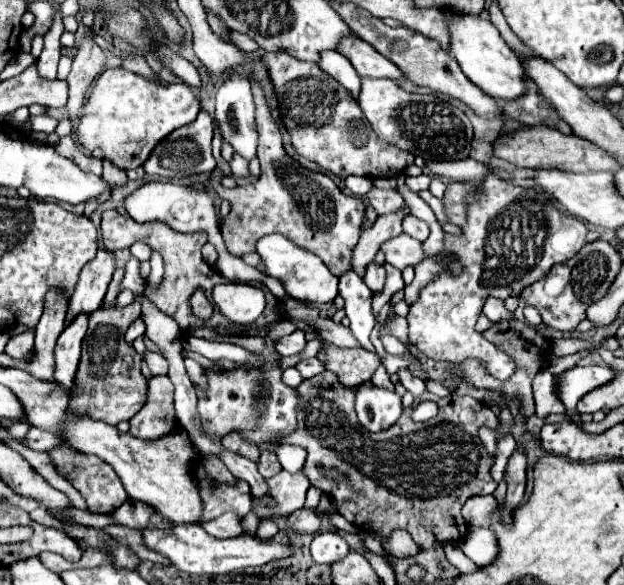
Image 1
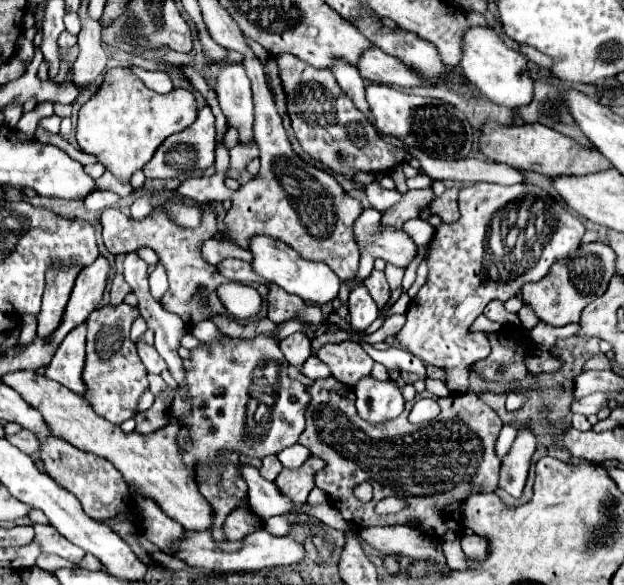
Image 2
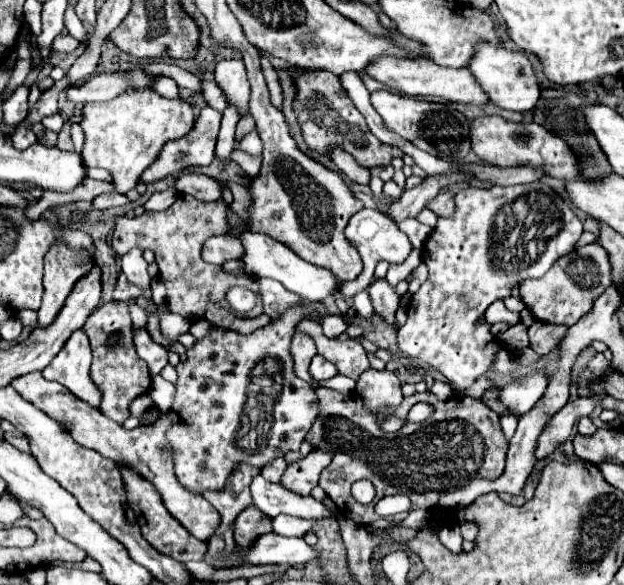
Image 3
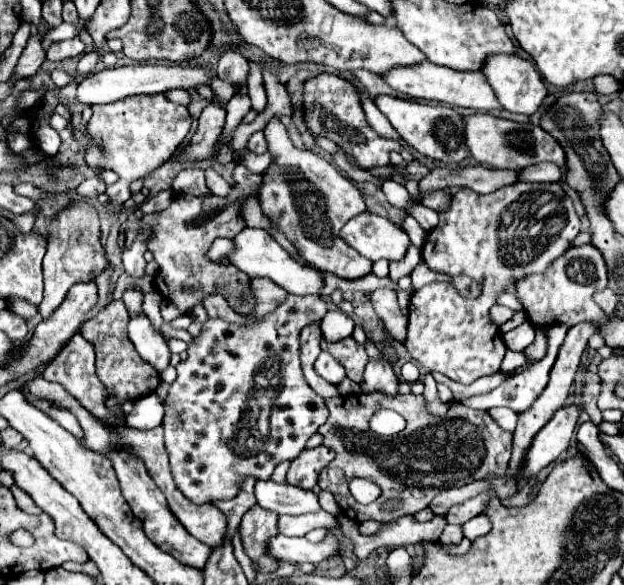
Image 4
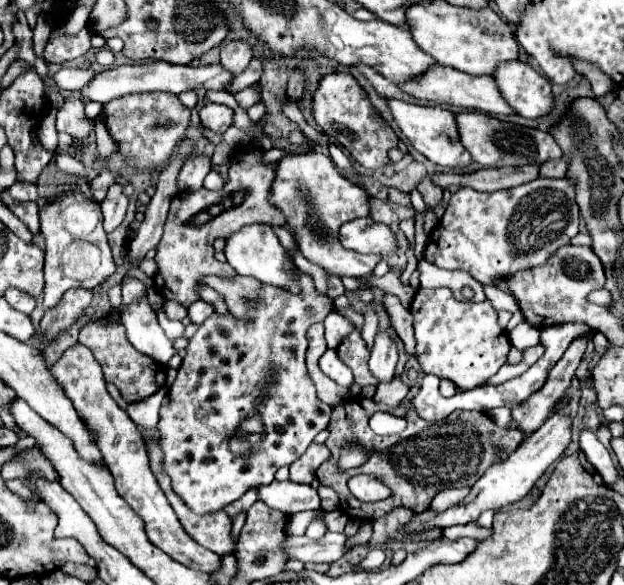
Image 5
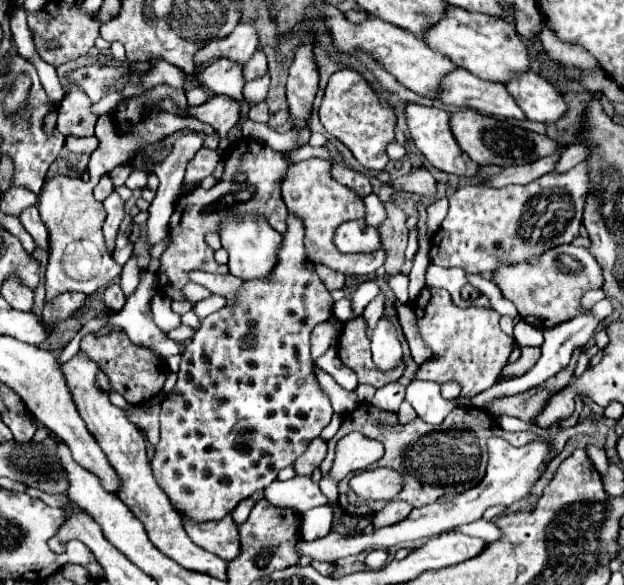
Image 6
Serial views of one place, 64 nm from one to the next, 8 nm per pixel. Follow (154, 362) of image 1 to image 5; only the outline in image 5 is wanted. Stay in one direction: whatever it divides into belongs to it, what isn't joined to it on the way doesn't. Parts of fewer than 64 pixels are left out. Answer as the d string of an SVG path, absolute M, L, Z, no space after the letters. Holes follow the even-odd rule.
M146 298L136 304L124 306L120 320L126 326L126 334L132 346L144 356L156 360L160 366L166 366L168 360L176 354L172 340L166 338Z

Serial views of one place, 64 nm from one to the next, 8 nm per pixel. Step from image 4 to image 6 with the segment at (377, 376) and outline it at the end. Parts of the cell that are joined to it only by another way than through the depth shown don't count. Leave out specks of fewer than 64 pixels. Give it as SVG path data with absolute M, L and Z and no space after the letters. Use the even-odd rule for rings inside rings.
M386 316L380 318L372 336L372 360L380 372L390 372L402 360L400 340Z

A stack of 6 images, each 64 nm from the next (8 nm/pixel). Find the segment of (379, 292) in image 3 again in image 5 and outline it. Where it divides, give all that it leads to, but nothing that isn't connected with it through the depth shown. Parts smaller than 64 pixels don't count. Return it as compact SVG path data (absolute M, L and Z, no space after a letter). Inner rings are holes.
M384 294L382 304L386 308L386 314L390 318L392 328L396 330L398 338L404 342L404 348L408 354L414 354L414 330L412 330L412 314L400 304L400 300L394 294Z

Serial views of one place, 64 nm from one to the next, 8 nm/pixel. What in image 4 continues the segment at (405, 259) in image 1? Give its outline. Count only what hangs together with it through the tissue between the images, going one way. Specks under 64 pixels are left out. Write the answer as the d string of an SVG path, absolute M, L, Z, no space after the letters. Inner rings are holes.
M368 210L348 220L340 230L340 236L364 258L374 262L380 258L388 262L402 260L410 244L406 232L402 232L390 220Z

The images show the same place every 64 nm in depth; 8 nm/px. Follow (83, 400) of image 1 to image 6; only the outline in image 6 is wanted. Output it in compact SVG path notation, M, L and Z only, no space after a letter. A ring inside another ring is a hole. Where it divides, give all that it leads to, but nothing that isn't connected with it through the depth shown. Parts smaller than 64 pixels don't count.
M122 330L108 332L104 336L96 336L94 332L90 332L80 340L80 348L100 366L100 370L108 376L112 388L118 394L122 394L130 404L148 402L162 390L162 386L166 382L168 364L160 356L156 356L152 350L132 344Z

